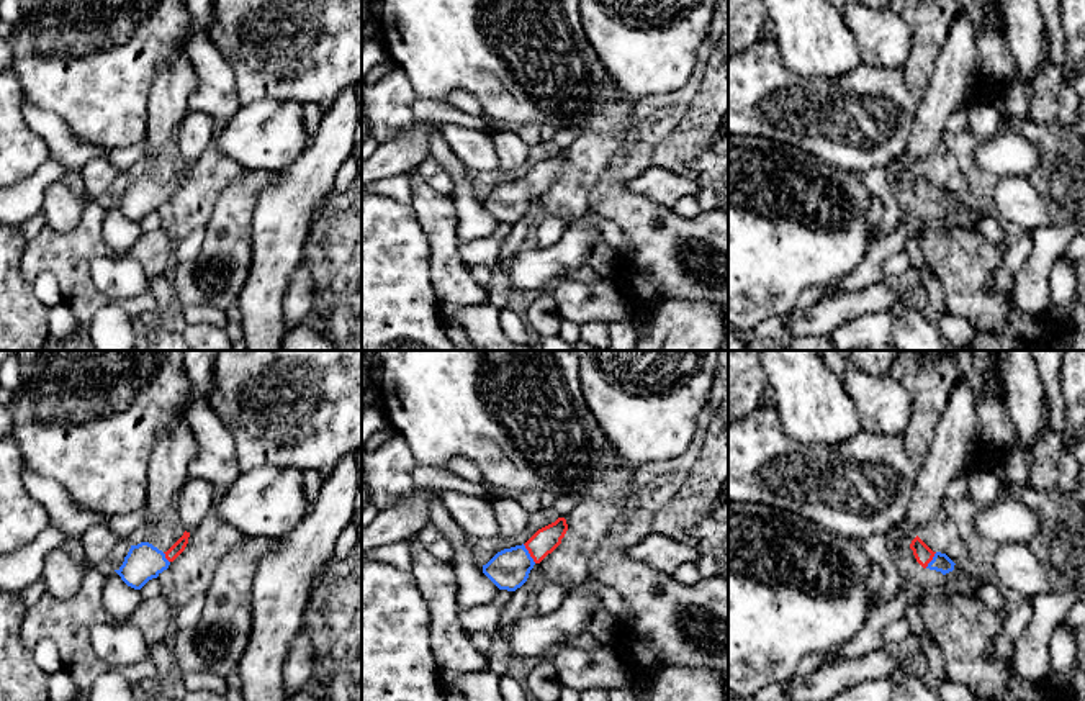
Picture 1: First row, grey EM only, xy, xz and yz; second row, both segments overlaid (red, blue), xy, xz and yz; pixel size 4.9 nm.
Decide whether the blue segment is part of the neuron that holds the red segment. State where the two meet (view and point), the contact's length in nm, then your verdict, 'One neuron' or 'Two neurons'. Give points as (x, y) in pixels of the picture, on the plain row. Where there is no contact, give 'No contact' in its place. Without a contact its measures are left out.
Touches red at xz (529, 185). Shared border 120 nm. One neuron

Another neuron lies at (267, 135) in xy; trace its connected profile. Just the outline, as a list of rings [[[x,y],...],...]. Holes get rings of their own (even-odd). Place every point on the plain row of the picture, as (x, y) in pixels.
[[[257,100],[216,133],[218,151],[247,170],[277,172],[304,149],[303,103]]]

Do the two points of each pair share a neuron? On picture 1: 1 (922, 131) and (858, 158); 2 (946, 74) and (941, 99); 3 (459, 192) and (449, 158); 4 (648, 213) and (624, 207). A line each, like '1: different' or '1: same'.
1: different
2: same
3: same
4: same

